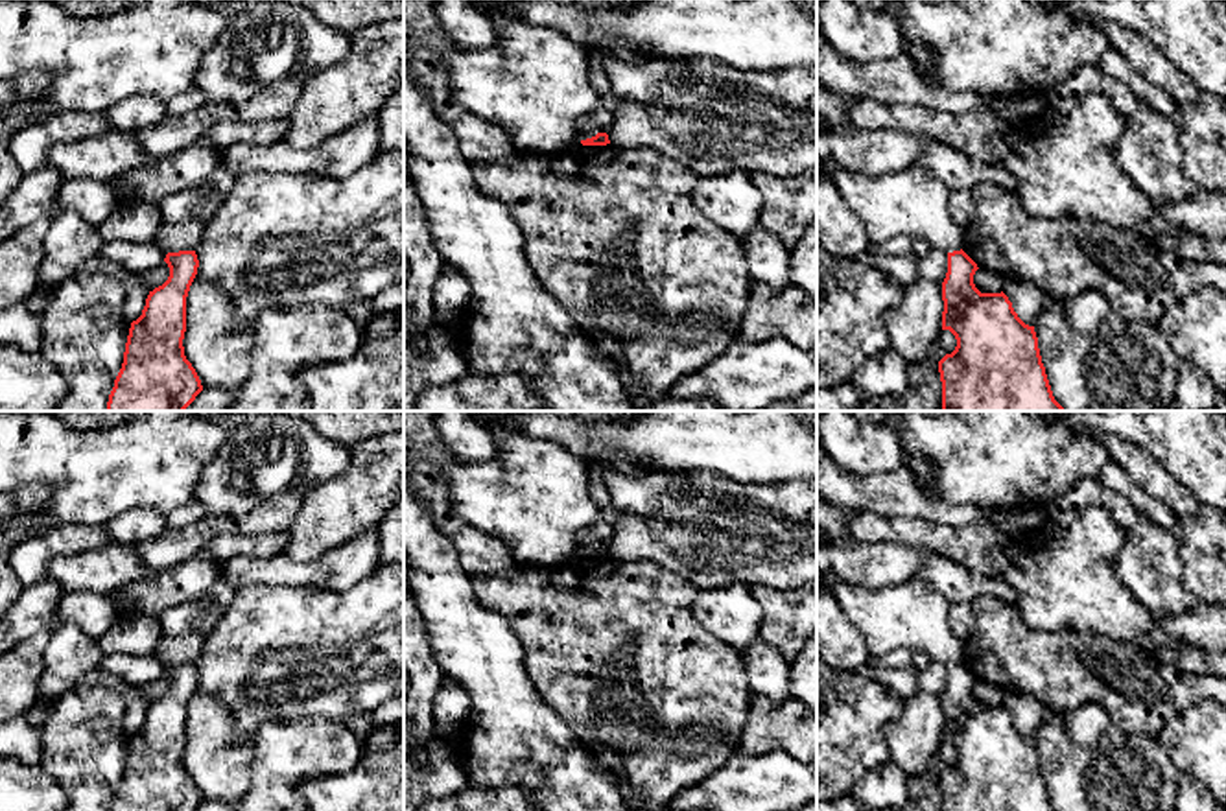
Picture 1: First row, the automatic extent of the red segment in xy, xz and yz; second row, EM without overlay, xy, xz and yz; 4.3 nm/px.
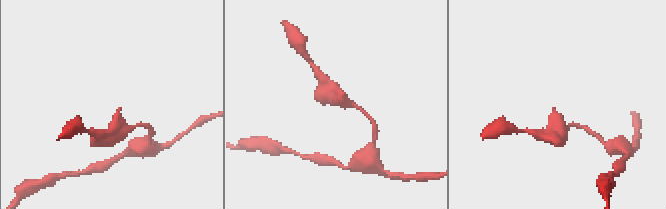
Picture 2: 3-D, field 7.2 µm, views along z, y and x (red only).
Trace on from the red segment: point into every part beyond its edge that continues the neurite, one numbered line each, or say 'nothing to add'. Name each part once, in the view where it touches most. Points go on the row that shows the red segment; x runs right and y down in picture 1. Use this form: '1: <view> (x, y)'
nothing to add

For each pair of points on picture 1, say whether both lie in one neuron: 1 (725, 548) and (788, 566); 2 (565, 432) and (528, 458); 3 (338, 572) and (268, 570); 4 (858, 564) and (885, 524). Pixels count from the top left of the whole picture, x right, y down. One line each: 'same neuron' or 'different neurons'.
1: same neuron
2: different neurons
3: same neuron
4: different neurons

